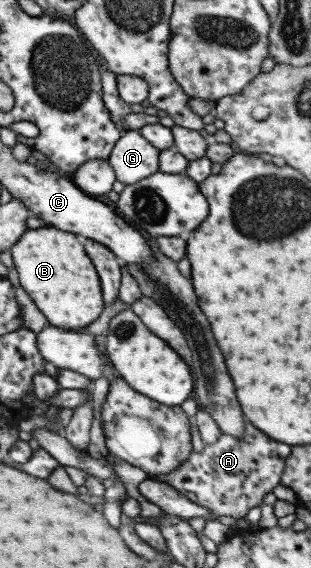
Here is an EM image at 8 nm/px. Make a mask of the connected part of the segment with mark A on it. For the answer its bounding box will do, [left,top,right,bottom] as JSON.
[153,420,290,518]

